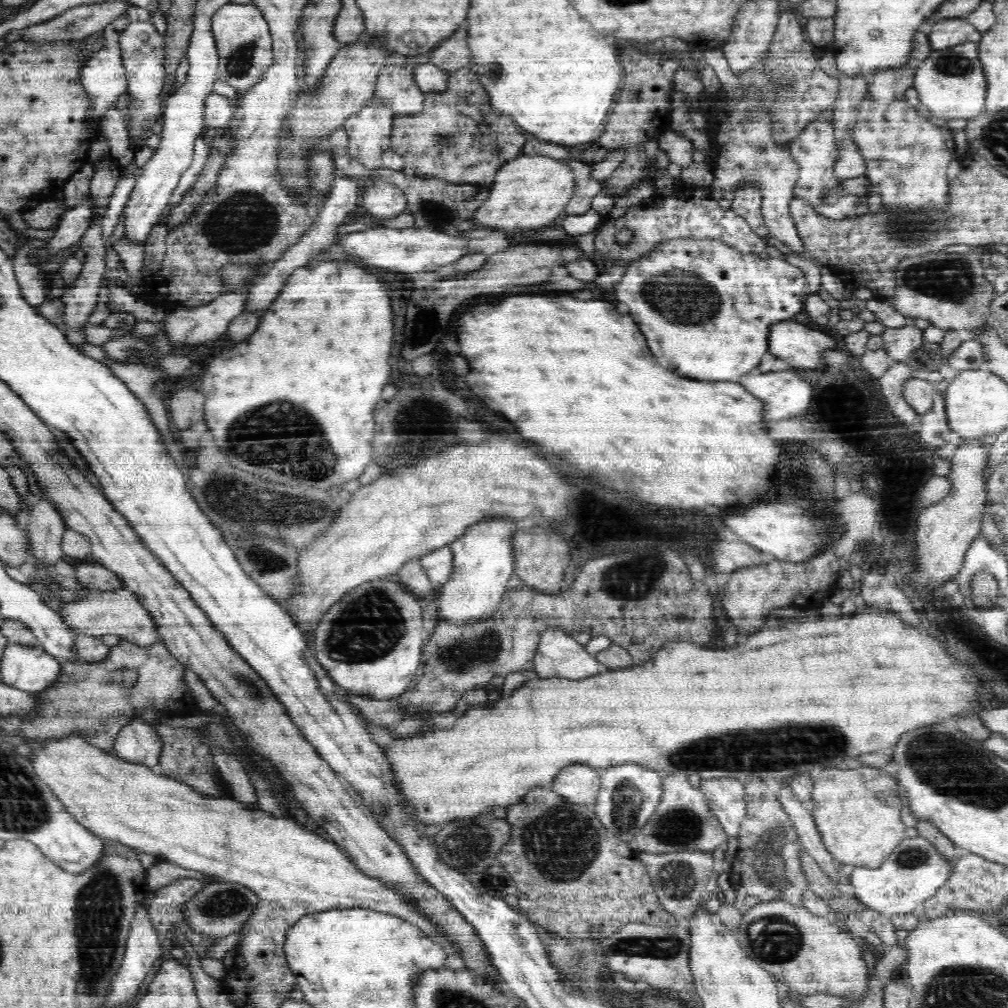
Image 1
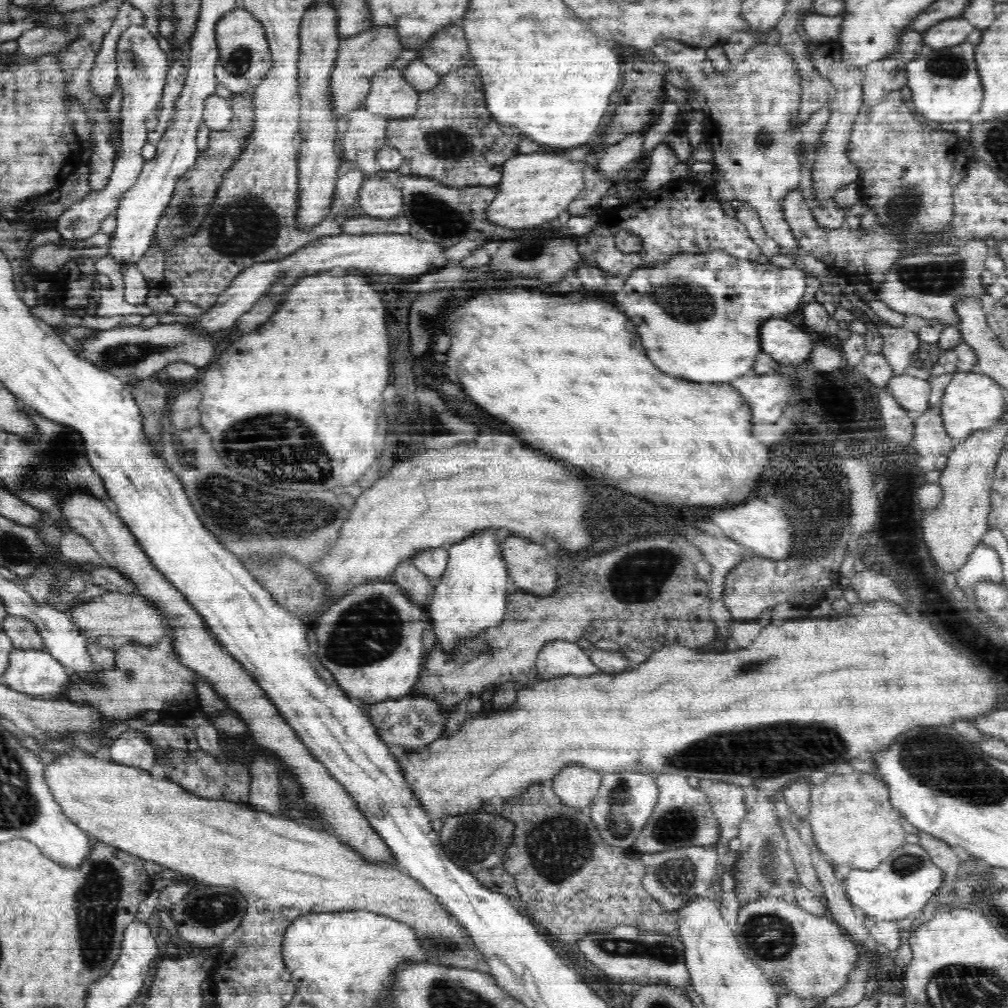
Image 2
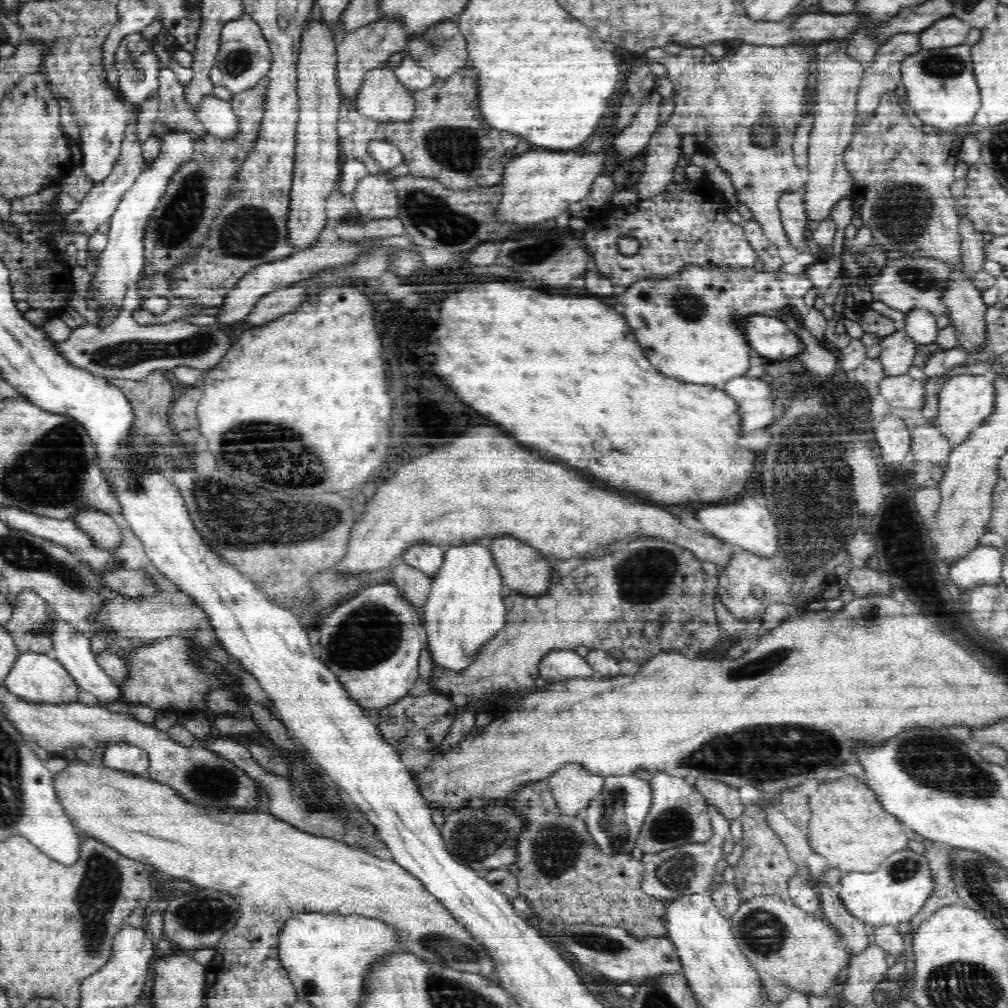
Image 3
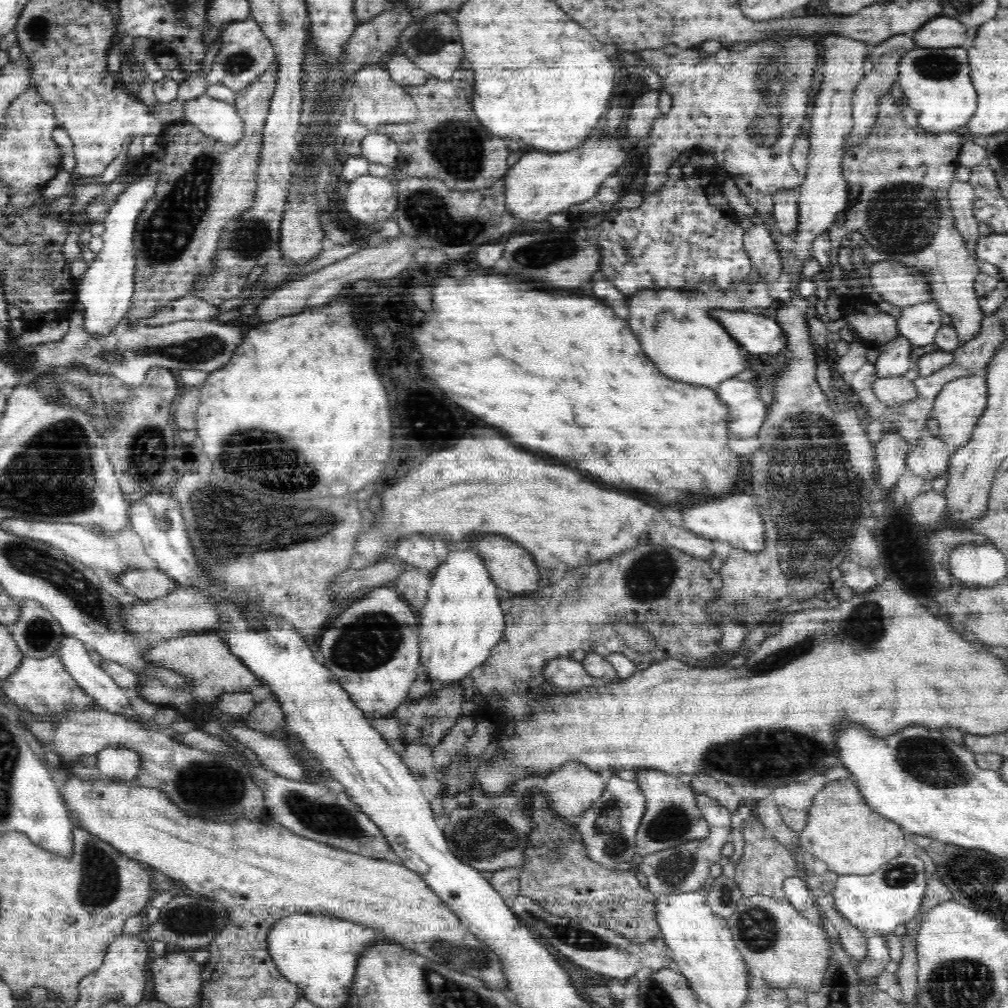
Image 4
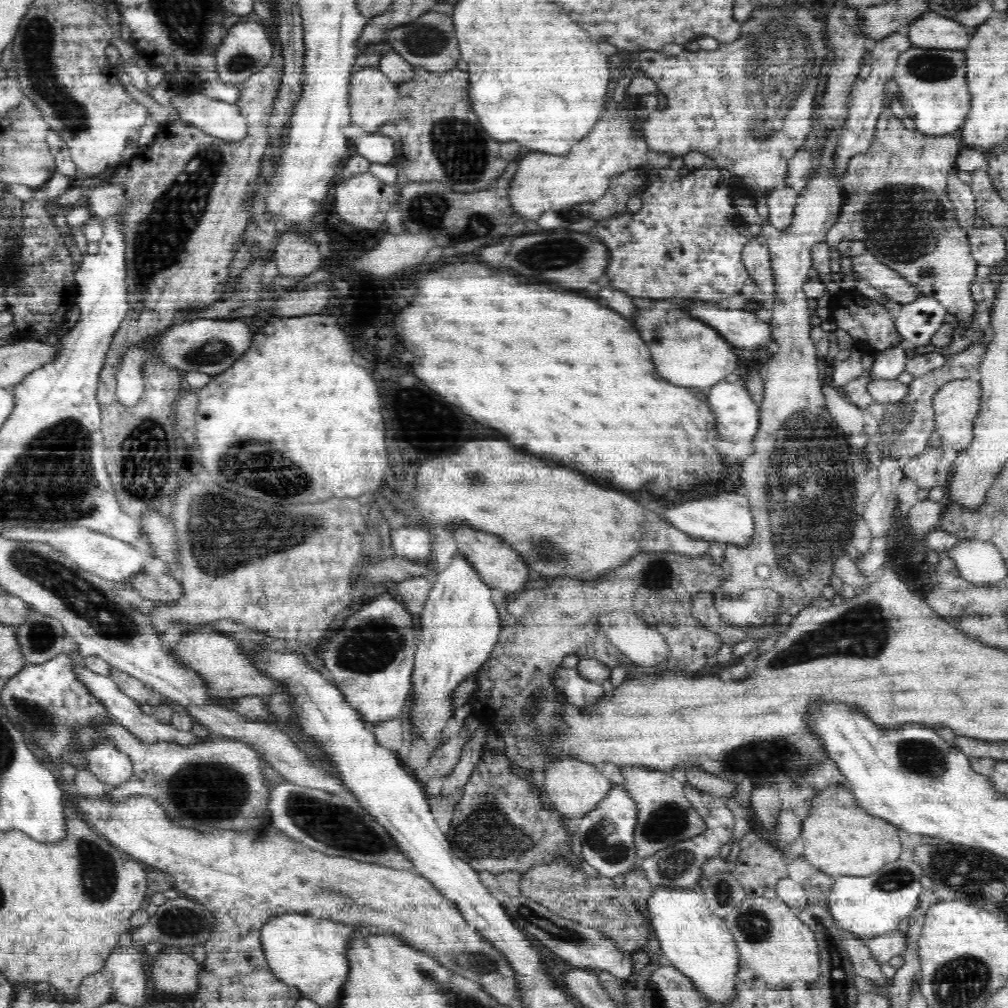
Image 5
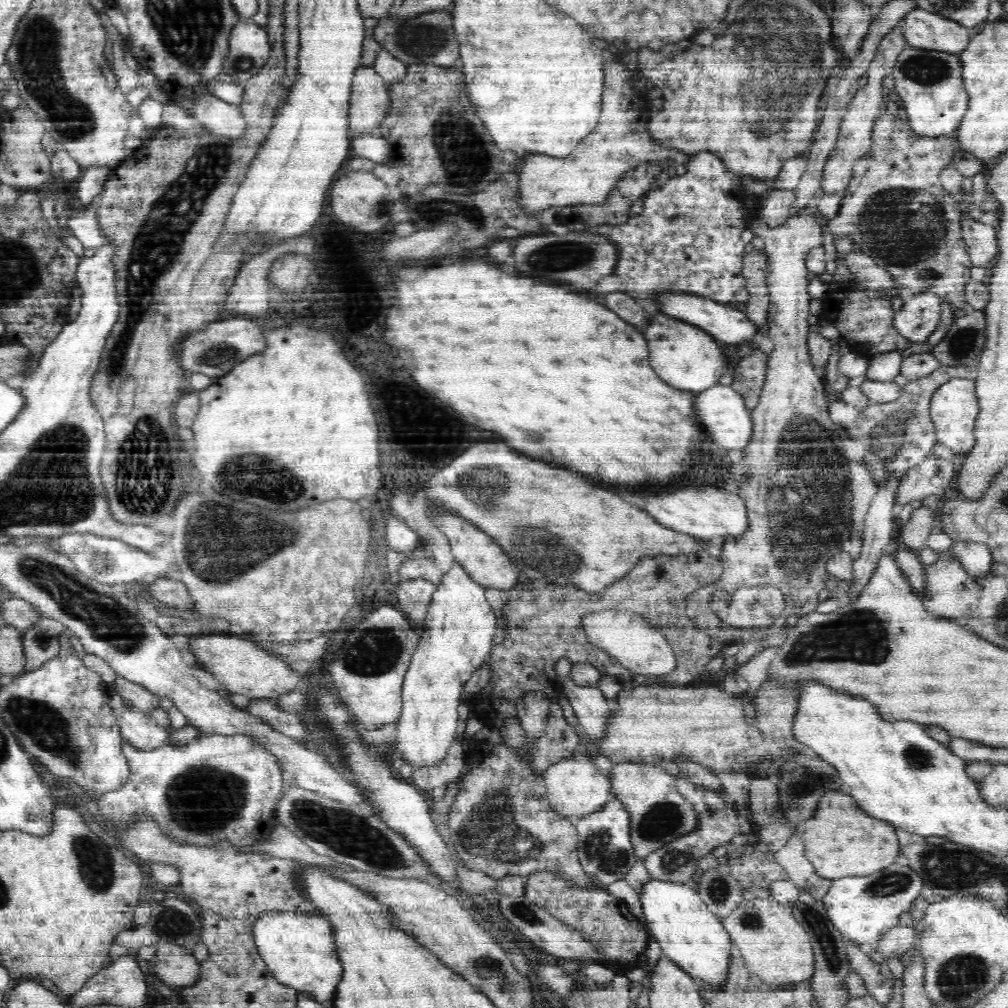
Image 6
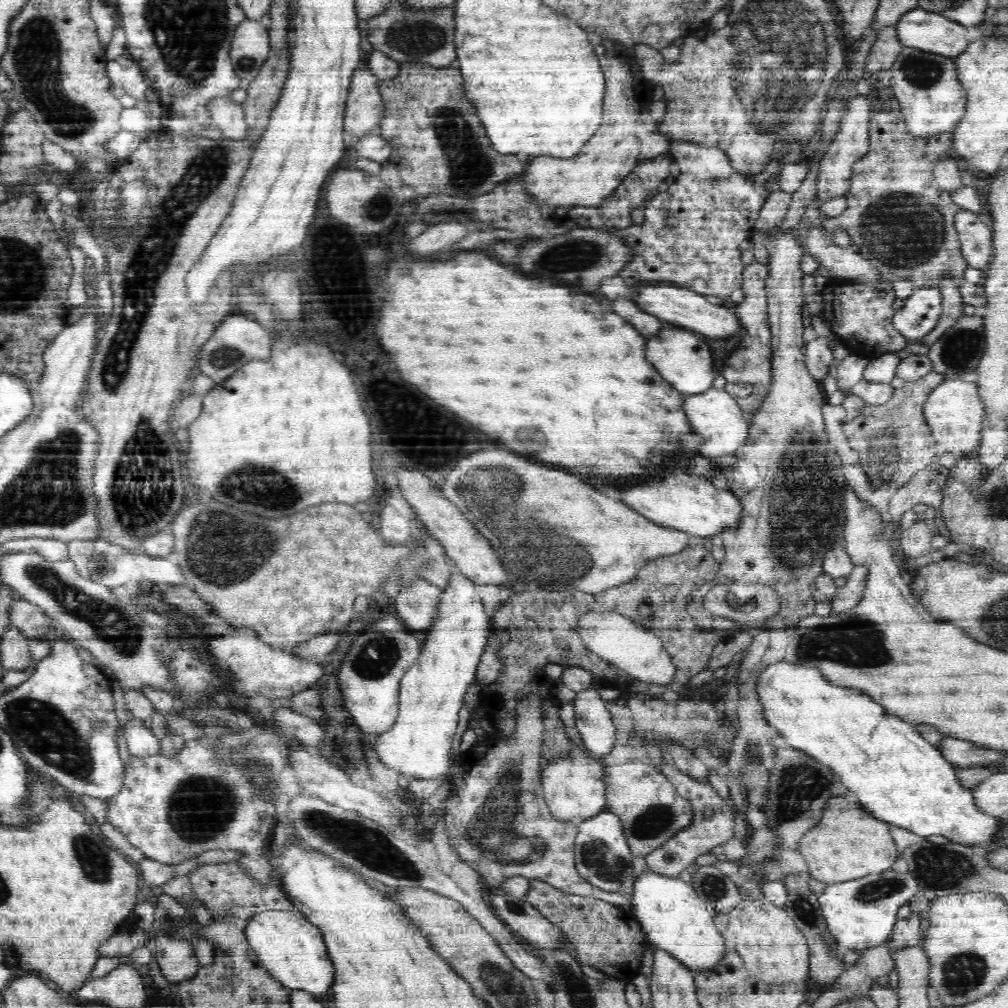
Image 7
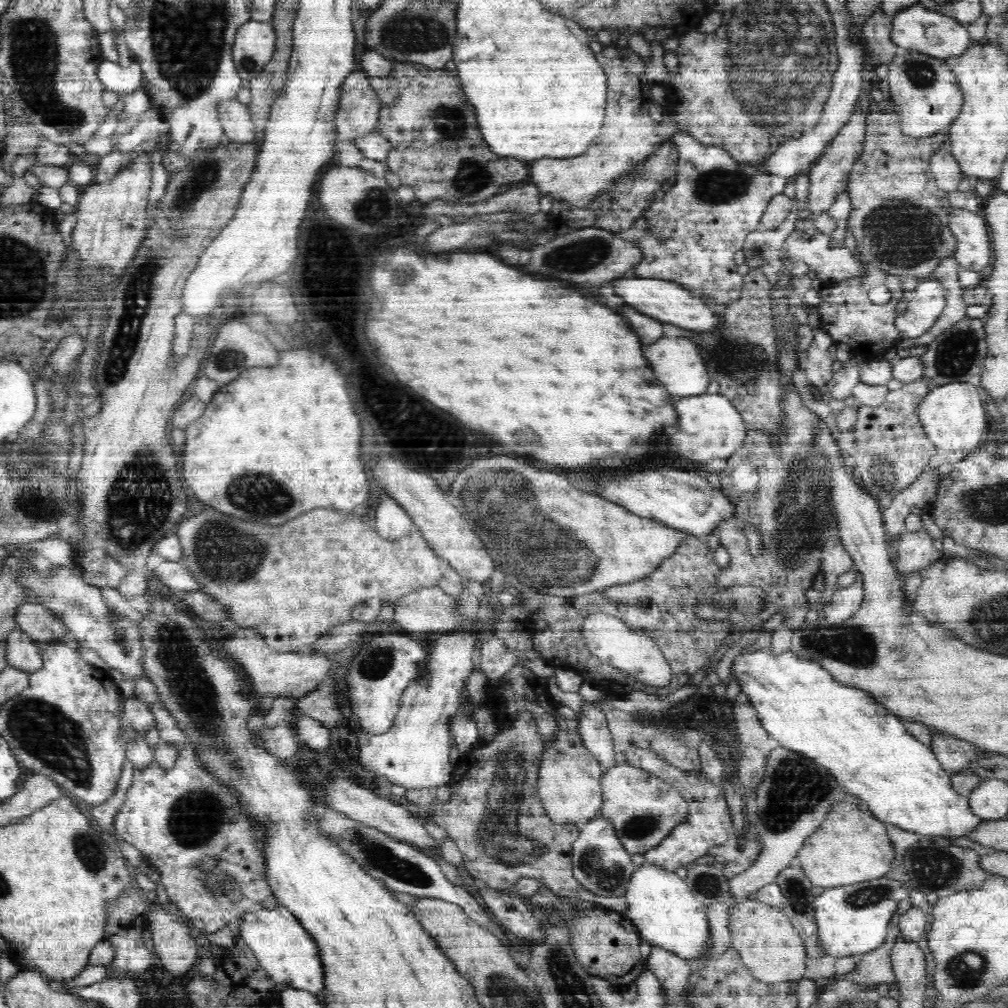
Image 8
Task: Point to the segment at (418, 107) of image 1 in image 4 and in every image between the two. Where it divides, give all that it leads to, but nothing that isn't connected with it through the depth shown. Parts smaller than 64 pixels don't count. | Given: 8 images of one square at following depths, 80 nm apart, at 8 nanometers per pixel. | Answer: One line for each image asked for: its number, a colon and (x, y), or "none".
2: (390, 95)
3: (382, 97)
4: (375, 99)

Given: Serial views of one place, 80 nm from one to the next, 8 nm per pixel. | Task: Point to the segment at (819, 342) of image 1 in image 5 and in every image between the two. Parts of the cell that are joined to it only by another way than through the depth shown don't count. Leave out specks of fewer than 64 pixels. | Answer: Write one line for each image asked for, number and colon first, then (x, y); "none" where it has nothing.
2: (786, 343)
3: (769, 336)
4: (757, 335)
5: (742, 329)

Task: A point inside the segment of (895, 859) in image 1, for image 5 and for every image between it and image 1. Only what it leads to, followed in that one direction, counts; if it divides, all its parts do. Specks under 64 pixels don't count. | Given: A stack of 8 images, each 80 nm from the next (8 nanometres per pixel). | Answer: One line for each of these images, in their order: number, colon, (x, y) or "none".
2: (900, 886)
3: (894, 893)
4: (888, 897)
5: (875, 904)

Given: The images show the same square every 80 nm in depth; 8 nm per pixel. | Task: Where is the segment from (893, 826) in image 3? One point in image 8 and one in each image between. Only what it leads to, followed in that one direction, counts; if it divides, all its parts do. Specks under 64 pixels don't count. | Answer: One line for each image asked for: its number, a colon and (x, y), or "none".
4: (843, 831)
5: (840, 838)
6: (842, 840)
7: (848, 842)
8: (851, 845)

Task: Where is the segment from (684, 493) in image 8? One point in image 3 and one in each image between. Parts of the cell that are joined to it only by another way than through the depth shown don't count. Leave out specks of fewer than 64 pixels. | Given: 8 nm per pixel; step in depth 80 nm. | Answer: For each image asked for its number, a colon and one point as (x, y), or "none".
3: (746, 524)
4: (735, 519)
5: (728, 518)
6: (703, 512)
7: (690, 504)

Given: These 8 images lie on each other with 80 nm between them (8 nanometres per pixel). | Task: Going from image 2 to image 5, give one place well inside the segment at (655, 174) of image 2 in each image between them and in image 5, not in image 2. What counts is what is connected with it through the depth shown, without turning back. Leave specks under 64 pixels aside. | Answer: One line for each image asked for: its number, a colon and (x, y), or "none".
3: (743, 109)
4: (745, 105)
5: (728, 103)

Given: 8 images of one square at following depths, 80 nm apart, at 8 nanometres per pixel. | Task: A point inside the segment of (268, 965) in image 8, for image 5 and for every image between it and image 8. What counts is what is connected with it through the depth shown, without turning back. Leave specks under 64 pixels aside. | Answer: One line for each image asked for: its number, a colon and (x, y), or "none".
5: (310, 953)
6: (298, 948)
7: (293, 952)

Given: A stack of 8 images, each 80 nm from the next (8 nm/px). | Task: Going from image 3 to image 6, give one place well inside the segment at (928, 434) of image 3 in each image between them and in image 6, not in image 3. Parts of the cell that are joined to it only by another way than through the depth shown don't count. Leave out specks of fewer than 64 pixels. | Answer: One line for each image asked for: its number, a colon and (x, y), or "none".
4: (929, 459)
5: (931, 469)
6: (931, 478)

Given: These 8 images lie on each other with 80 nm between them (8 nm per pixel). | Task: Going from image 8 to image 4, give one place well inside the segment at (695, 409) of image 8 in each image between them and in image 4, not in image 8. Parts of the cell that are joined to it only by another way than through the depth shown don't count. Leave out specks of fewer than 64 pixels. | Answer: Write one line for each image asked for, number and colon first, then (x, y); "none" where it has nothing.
4: (747, 411)
5: (736, 415)
6: (721, 411)
7: (715, 415)

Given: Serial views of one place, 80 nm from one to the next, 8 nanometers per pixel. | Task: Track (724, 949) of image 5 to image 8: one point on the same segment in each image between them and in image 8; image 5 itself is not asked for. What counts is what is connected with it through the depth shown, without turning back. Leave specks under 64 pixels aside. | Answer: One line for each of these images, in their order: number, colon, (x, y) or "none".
6: (689, 934)
7: (673, 918)
8: (666, 914)

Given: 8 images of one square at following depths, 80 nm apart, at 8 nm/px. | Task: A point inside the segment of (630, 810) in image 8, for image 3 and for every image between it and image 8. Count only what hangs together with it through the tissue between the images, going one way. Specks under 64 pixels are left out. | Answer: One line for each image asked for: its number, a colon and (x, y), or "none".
3: (678, 815)
4: (672, 817)
5: (665, 816)
6: (658, 813)
7: (651, 811)

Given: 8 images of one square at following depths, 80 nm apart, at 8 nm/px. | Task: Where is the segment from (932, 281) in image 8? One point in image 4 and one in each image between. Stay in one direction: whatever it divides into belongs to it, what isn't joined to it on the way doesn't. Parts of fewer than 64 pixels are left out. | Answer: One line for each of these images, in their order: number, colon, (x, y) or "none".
4: (919, 323)
5: (917, 321)
6: (920, 314)
7: (919, 315)

